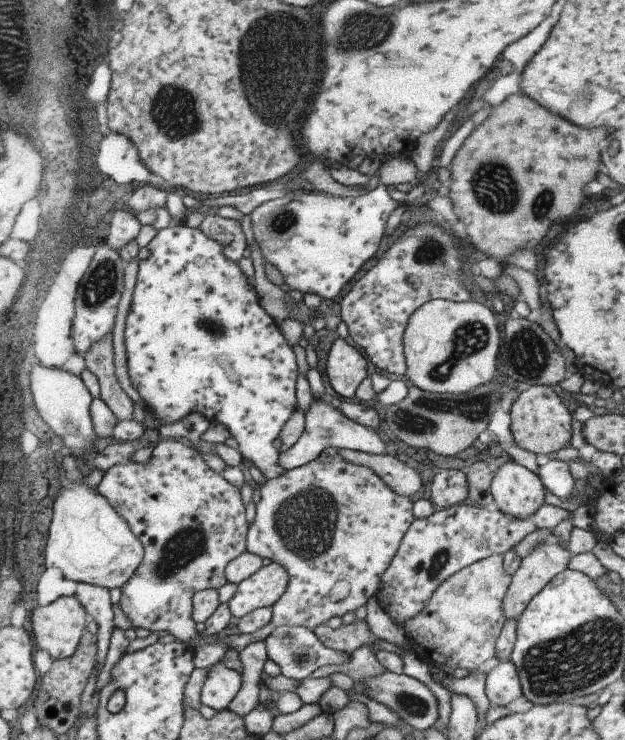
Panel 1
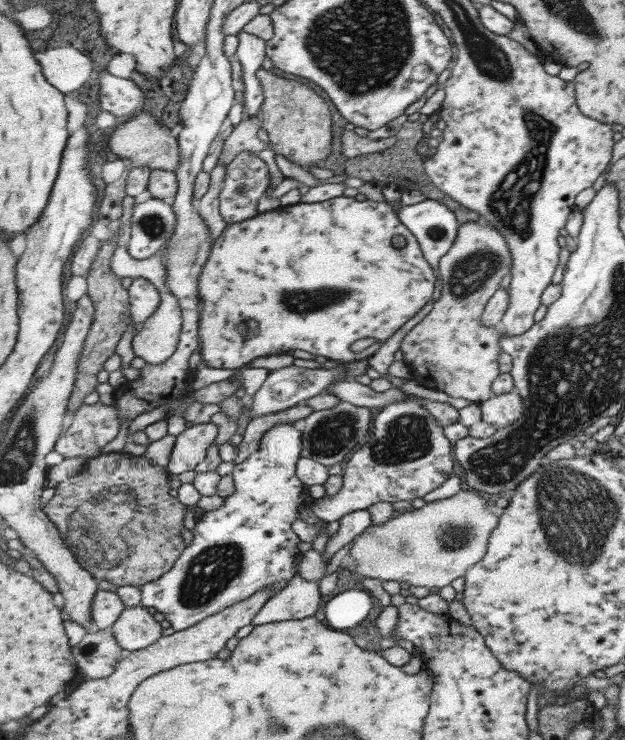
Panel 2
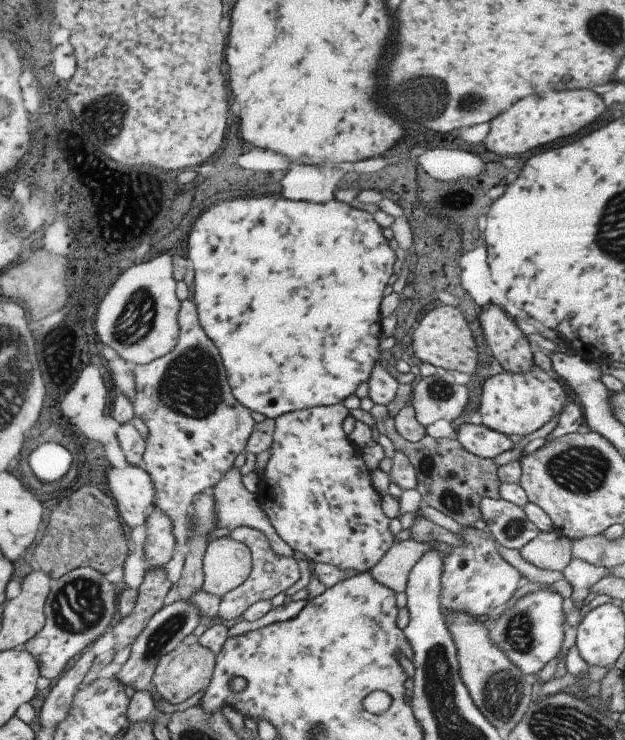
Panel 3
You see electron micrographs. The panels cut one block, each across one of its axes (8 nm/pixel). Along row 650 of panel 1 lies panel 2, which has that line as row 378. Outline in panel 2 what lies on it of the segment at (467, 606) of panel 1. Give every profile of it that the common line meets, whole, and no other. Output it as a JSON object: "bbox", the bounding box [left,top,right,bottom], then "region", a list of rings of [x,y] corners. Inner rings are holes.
{"bbox":[399,220,513,403],"region":[[[481,220],[468,221],[460,226],[460,232],[452,249],[441,259],[437,271],[441,278],[441,293],[431,312],[402,340],[399,348],[404,359],[413,370],[414,379],[425,387],[446,393],[452,398],[465,398],[473,403],[482,403],[495,396],[493,383],[499,374],[499,337],[508,336],[501,325],[487,327],[484,312],[490,299],[499,291],[499,284],[505,276],[512,273],[513,253],[505,235],[497,227]]]}

